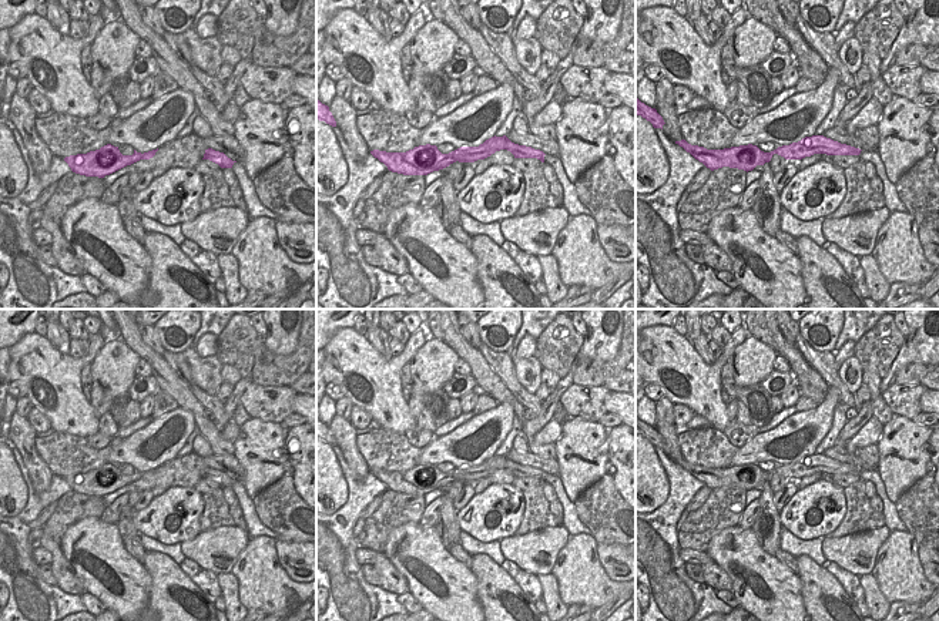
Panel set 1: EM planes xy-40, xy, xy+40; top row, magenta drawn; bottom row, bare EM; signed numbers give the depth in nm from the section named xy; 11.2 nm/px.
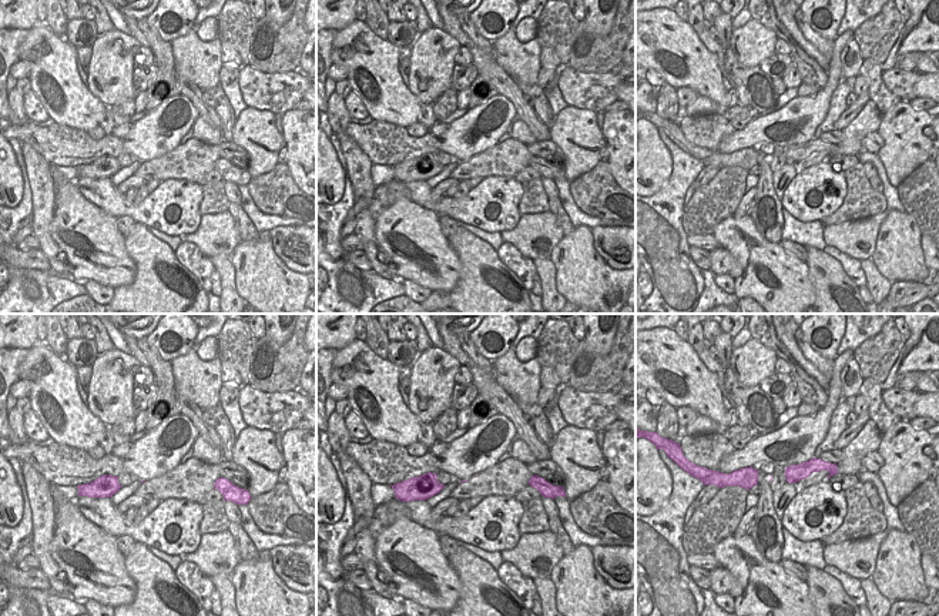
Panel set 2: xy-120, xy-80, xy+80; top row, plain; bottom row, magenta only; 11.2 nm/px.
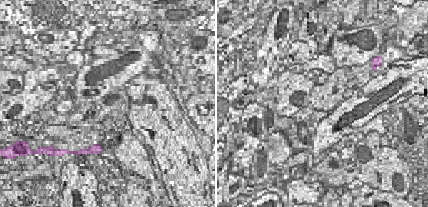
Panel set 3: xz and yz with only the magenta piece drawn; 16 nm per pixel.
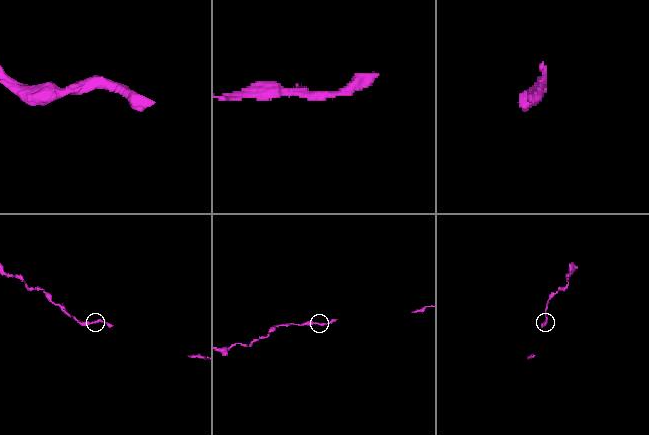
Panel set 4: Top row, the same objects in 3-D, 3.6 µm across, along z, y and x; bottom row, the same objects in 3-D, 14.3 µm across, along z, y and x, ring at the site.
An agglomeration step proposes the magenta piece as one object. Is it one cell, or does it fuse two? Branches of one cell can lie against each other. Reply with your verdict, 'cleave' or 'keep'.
keep

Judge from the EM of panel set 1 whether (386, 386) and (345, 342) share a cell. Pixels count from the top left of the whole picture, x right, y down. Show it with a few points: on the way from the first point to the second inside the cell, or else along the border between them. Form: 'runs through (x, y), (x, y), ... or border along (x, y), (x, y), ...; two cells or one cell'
runs through (375, 375), (354, 353); one cell

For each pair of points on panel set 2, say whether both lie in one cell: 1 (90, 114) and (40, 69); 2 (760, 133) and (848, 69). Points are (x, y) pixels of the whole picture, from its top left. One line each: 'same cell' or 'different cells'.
1: same cell
2: different cells

